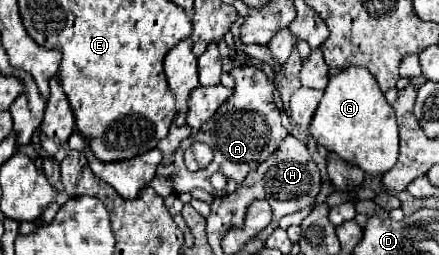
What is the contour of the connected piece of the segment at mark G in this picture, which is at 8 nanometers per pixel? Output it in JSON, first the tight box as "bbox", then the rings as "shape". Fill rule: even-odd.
{"bbox":[309,67,399,175],"shape":[[[347,67],[329,79],[309,133],[329,153],[339,155],[367,175],[383,175],[397,163],[399,137],[395,111],[387,103],[379,85],[375,85],[375,77],[363,67]]]}

